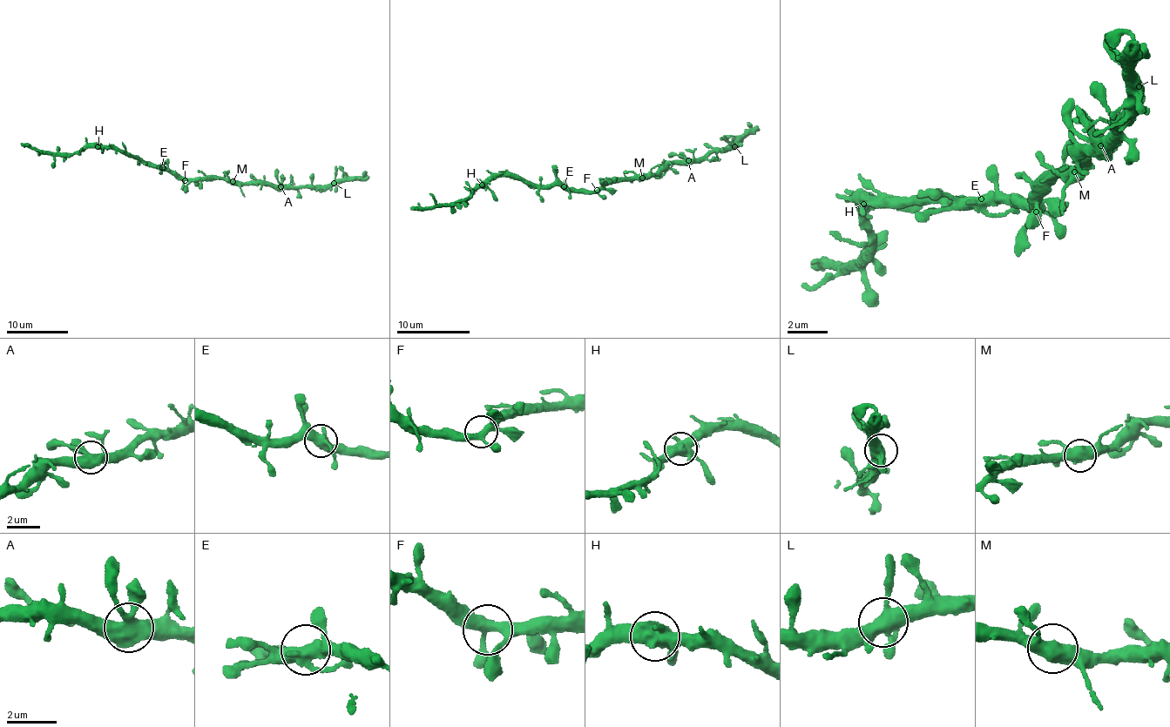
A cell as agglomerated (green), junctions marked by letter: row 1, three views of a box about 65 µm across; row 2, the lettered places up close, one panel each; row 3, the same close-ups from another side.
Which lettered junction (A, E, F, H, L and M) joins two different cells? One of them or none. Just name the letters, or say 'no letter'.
no letter

